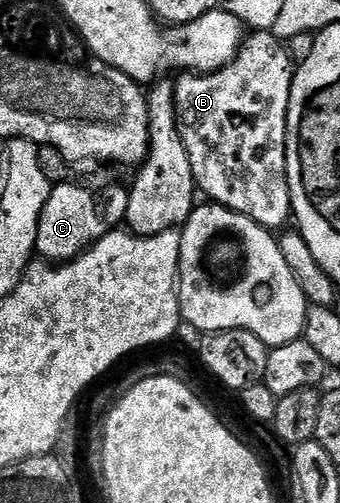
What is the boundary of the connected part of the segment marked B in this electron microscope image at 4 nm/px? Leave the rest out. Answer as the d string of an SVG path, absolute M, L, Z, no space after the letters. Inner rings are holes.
M254 31L252 34L246 35L244 44L241 45L241 49L237 51L237 57L232 60L226 68L223 70L219 70L218 72L206 72L204 74L181 74L178 76L181 76L178 78L178 80L175 80L175 87L173 89L173 97L175 98L175 102L177 103L177 127L181 130L181 137L183 138L183 142L187 146L187 154L191 158L191 166L193 167L193 180L197 183L198 189L202 193L206 192L208 199L212 201L212 203L215 204L221 204L224 206L224 208L230 208L231 210L235 210L239 214L243 214L247 218L251 218L255 223L261 224L264 228L270 229L270 230L278 230L277 228L284 229L286 225L285 223L290 223L292 214L293 214L293 203L291 202L291 190L289 189L289 179L287 178L287 154L285 153L285 143L287 142L287 118L285 115L289 113L289 103L291 102L291 86L293 85L293 73L295 71L295 60L292 60L291 57L289 57L289 52L286 47L286 45L283 43L283 41L278 38L277 36L274 36L272 31L267 32L259 32Z

